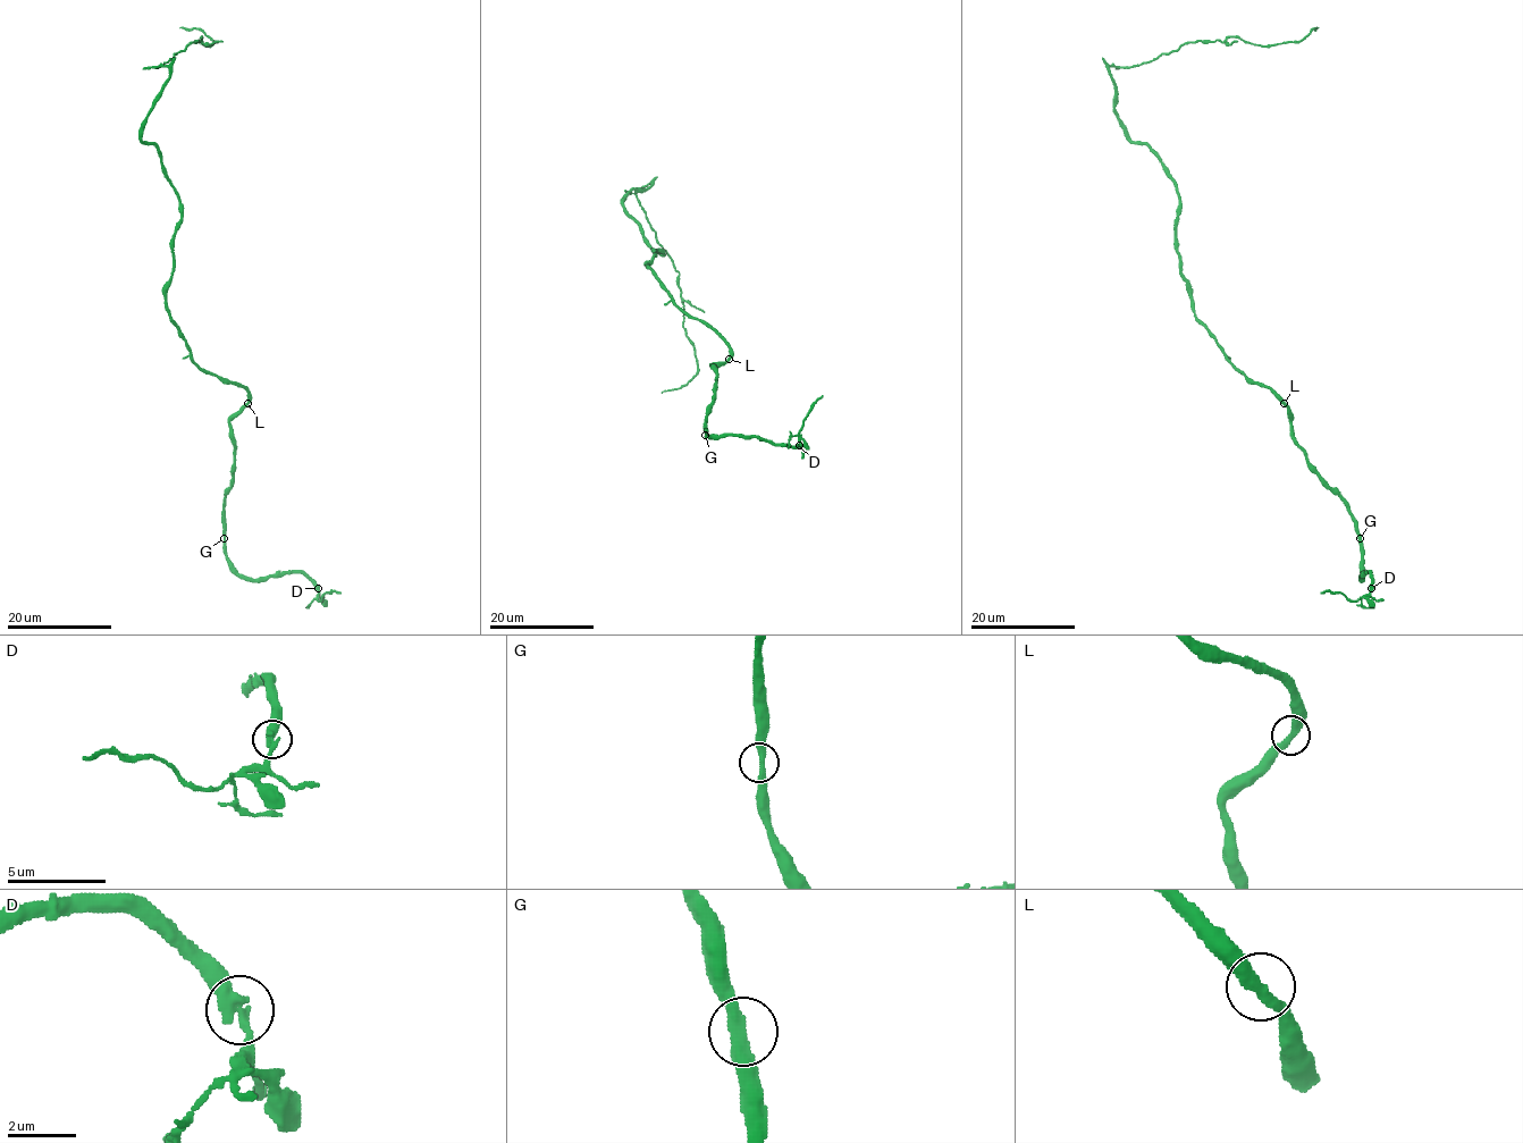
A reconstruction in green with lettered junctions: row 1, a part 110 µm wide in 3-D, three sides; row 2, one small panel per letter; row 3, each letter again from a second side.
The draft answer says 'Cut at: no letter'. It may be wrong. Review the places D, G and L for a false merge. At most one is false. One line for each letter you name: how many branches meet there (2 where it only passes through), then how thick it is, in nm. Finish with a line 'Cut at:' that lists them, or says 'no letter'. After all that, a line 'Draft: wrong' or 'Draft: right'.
D: branches 2; calibre 360 nm
Cut at: D
Draft: wrong

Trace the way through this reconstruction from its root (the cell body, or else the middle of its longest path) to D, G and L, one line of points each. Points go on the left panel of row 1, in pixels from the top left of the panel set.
D: (166, 287), (169, 320), (190, 356), (247, 392), (230, 421), (226, 559), (247, 578), (302, 572), (318, 588)
G: (166, 287), (169, 320), (190, 356), (247, 392), (247, 403), (230, 421), (234, 480), (225, 497), (224, 538)
L: (166, 287), (169, 320), (184, 338), (190, 356), (210, 374), (240, 384), (247, 392), (247, 403)

